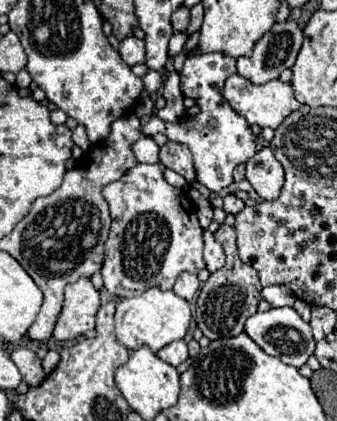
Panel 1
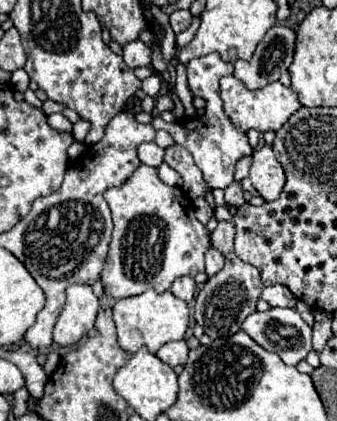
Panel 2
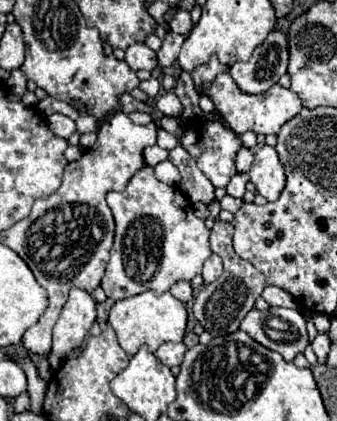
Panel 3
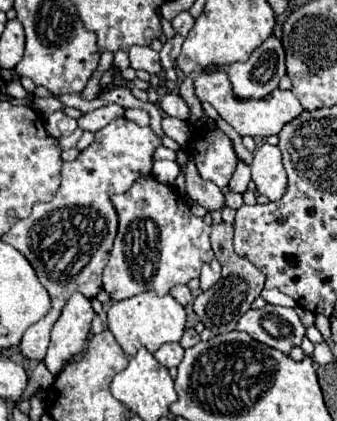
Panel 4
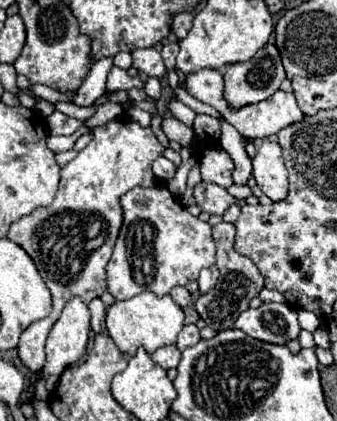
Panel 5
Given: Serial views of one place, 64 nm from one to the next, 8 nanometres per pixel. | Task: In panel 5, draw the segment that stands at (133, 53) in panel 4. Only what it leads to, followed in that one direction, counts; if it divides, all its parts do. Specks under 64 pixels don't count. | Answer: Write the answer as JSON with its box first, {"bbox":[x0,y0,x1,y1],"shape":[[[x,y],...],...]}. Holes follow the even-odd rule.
{"bbox":[132,48,166,80],"shape":[[[156,48],[132,50],[132,58],[134,58],[134,68],[138,72],[144,72],[150,78],[158,78],[158,80],[166,76],[166,66],[164,66],[162,56]]]}

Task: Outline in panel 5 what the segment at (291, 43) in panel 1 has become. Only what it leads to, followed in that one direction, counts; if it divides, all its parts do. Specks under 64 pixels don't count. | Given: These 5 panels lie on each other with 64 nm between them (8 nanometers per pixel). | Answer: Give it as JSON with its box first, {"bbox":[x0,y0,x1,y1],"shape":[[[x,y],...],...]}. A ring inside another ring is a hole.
{"bbox":[224,44,286,110],"shape":[[[266,44],[260,52],[256,52],[256,56],[252,60],[230,64],[226,68],[226,72],[224,72],[224,98],[226,98],[230,108],[238,110],[242,106],[256,104],[256,102],[270,98],[280,88],[280,82],[284,78],[286,78],[286,74],[284,74],[284,68],[282,68],[278,48],[274,44]]]}

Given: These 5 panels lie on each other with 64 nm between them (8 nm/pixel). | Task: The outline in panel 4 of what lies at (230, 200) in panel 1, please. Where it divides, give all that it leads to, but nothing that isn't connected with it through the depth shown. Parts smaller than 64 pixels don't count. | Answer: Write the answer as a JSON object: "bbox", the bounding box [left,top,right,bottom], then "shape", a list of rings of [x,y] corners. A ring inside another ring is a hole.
{"bbox":[230,160,250,192],"shape":[[[238,160],[238,166],[236,166],[236,172],[232,174],[232,180],[230,180],[230,190],[232,192],[246,192],[246,186],[250,182],[250,166],[242,160]]]}

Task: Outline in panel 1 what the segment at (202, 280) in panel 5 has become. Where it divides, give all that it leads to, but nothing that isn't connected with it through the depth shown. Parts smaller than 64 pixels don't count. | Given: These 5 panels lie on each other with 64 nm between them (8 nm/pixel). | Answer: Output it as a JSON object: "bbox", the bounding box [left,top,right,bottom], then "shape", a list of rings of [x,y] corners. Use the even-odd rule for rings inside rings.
{"bbox":[204,232,226,272],"shape":[[[204,232],[204,262],[206,262],[206,268],[210,270],[210,272],[216,272],[216,270],[220,270],[222,266],[224,266],[224,260],[226,260],[226,256],[224,256],[224,250],[220,248],[220,244],[214,240],[214,236],[212,236],[212,232]]]}

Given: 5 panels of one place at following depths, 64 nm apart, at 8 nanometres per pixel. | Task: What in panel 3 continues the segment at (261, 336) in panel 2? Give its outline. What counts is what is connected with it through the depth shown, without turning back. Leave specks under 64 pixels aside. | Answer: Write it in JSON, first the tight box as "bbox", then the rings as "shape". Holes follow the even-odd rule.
{"bbox":[240,308,310,362],"shape":[[[268,308],[264,312],[250,310],[240,322],[240,330],[262,346],[280,352],[288,362],[310,344],[306,320],[292,308]]]}

